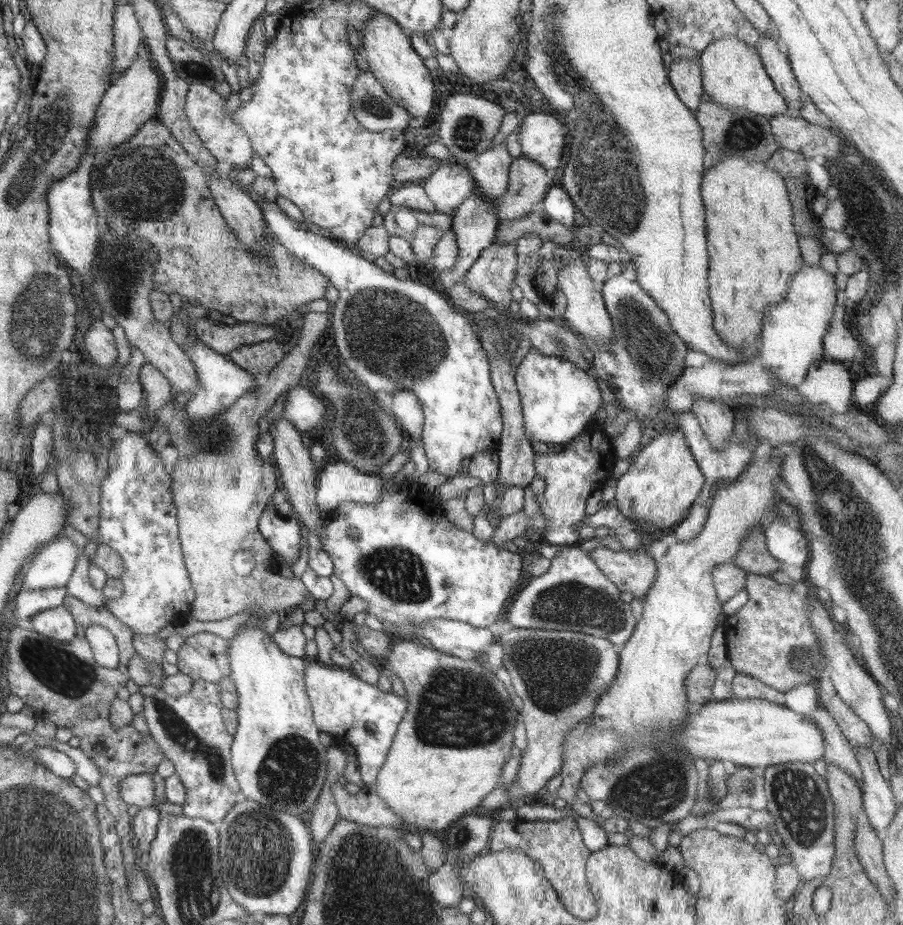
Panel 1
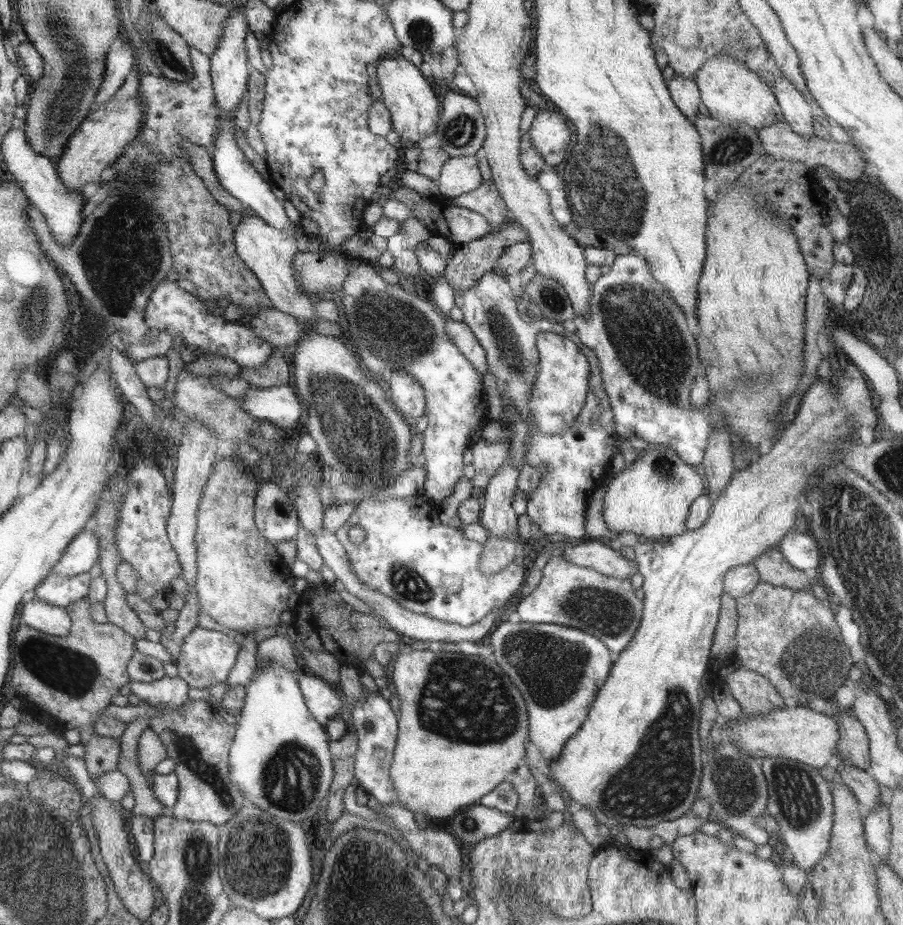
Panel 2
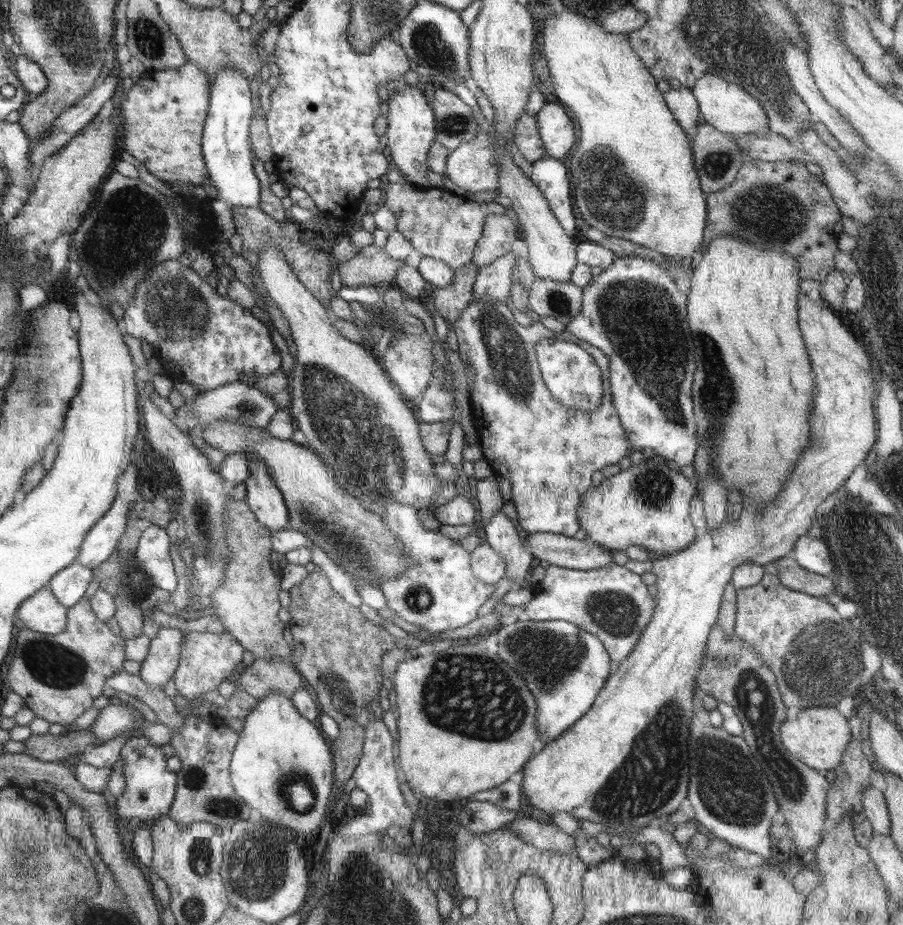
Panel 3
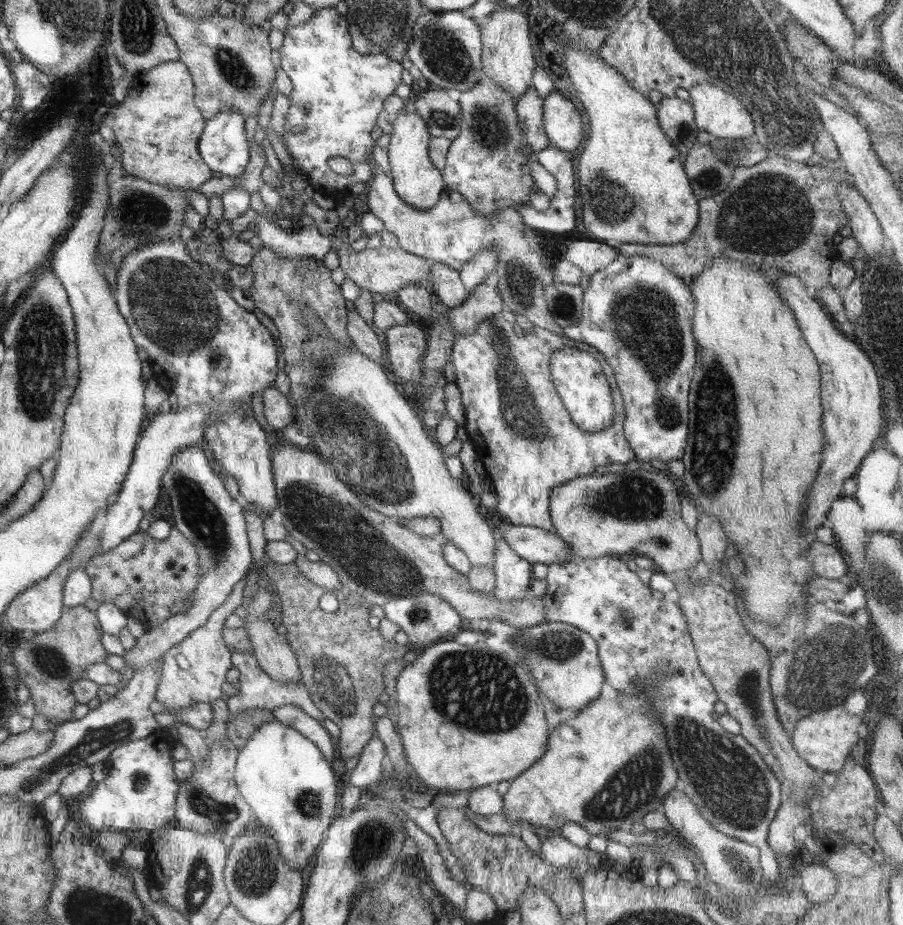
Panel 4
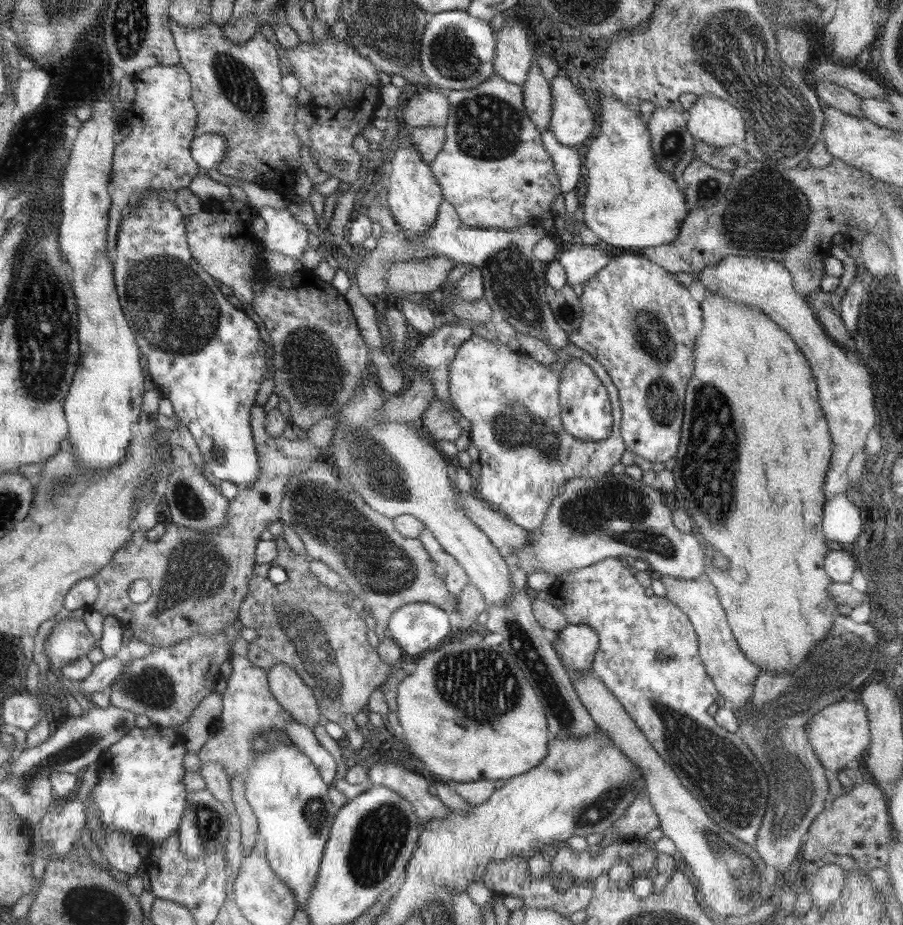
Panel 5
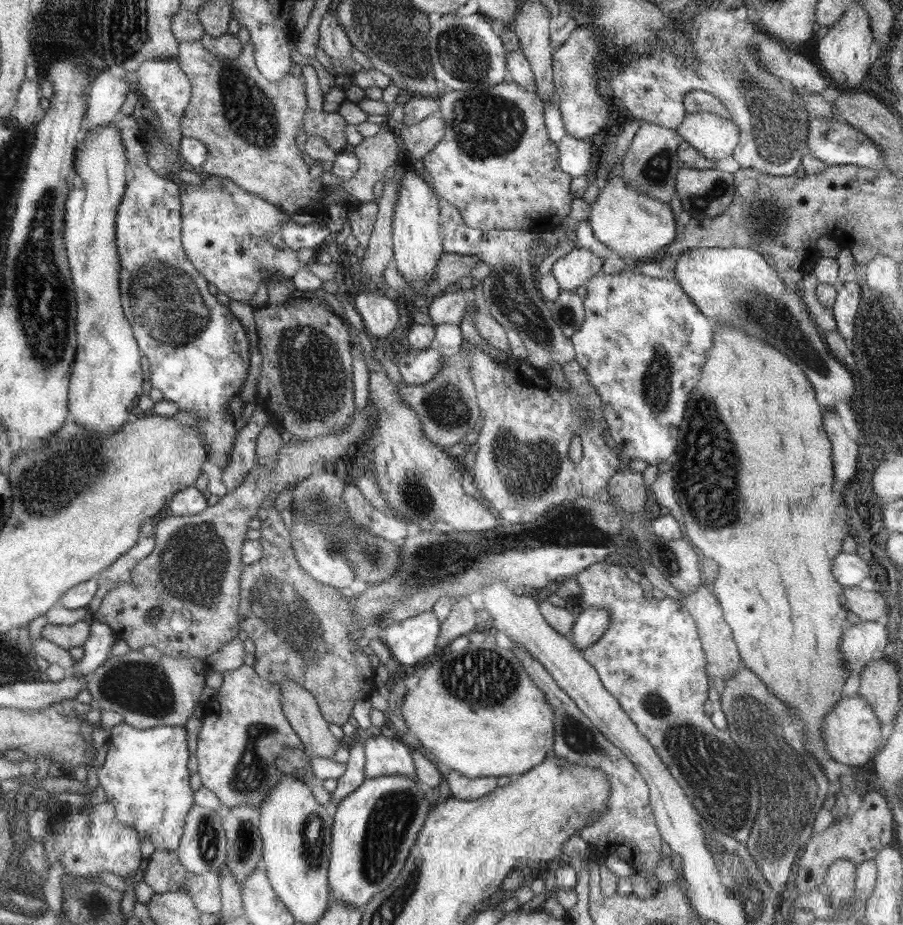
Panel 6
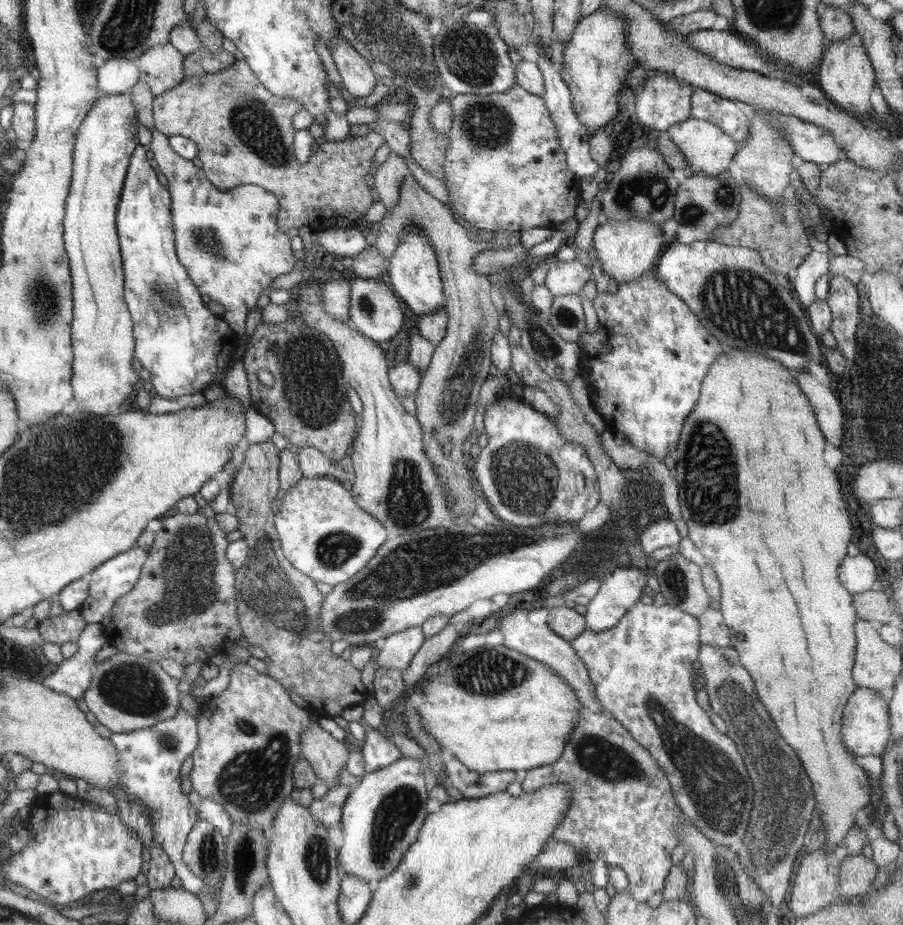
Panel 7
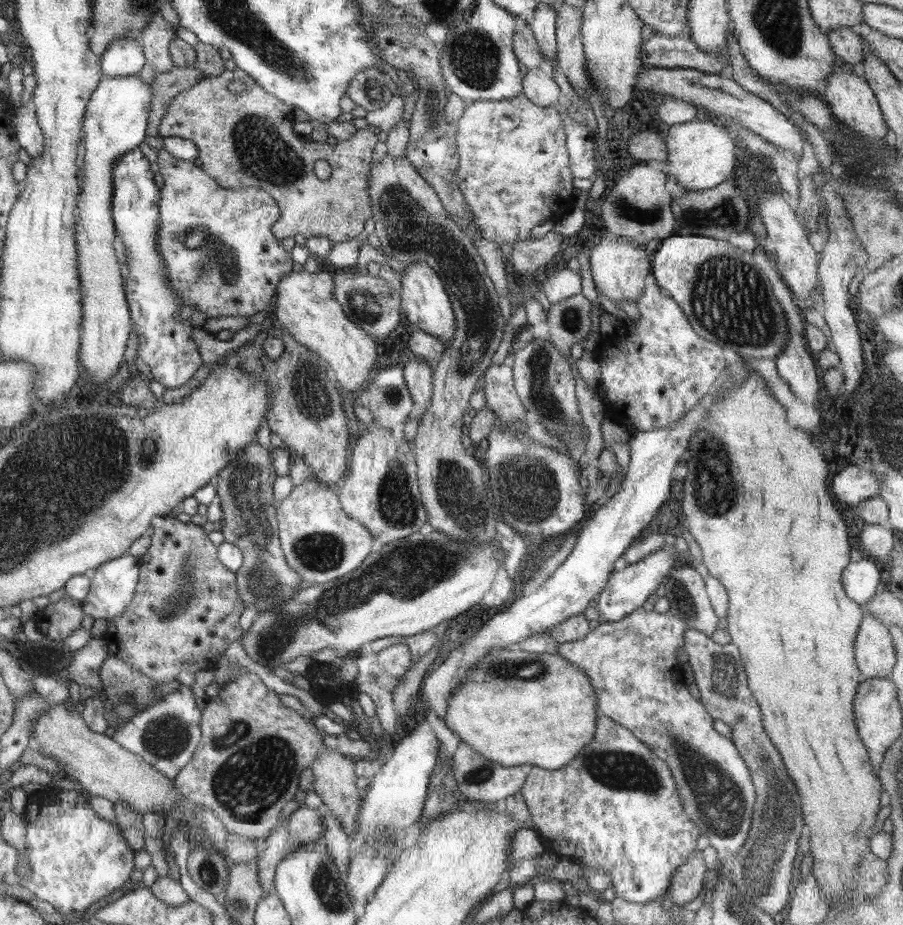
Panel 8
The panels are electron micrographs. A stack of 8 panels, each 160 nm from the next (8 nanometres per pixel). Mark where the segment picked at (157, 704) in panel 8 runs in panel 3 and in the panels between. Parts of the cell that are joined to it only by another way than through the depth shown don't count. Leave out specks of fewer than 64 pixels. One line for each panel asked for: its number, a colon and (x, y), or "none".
3: (151, 787)
4: (140, 791)
5: (141, 790)
6: (145, 776)
7: (150, 759)

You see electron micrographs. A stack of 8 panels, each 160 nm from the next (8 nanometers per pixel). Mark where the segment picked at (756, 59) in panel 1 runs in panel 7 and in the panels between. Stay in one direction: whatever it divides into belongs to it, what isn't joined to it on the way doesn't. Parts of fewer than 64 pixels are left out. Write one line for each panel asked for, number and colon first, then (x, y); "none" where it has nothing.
2: (734, 95)
3: (727, 107)
4: (722, 115)
5: (714, 121)
6: (715, 138)
7: (707, 149)

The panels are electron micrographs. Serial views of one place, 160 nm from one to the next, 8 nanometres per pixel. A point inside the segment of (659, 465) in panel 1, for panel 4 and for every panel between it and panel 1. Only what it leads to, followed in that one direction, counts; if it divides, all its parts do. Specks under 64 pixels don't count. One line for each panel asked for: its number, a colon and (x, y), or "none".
2: (651, 497)
3: (648, 505)
4: (638, 513)

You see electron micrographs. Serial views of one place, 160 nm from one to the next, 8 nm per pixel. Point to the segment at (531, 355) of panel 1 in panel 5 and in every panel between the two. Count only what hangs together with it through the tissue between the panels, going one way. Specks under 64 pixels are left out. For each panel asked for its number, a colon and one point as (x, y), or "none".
2: (557, 396)
3: (574, 378)
4: (578, 377)
5: (586, 412)

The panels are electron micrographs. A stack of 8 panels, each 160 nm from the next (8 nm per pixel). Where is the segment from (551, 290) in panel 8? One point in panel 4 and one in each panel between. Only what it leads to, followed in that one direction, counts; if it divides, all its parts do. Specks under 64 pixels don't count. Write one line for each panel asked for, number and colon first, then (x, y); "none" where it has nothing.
4: (590, 255)
5: (581, 262)
6: (572, 270)
7: (563, 278)

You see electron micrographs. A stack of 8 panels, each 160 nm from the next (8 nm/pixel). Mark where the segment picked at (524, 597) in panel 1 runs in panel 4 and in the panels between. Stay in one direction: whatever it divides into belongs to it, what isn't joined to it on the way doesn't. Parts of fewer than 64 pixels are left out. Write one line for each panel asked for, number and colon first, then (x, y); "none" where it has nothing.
2: (567, 595)
3: (613, 603)
4: (639, 637)

